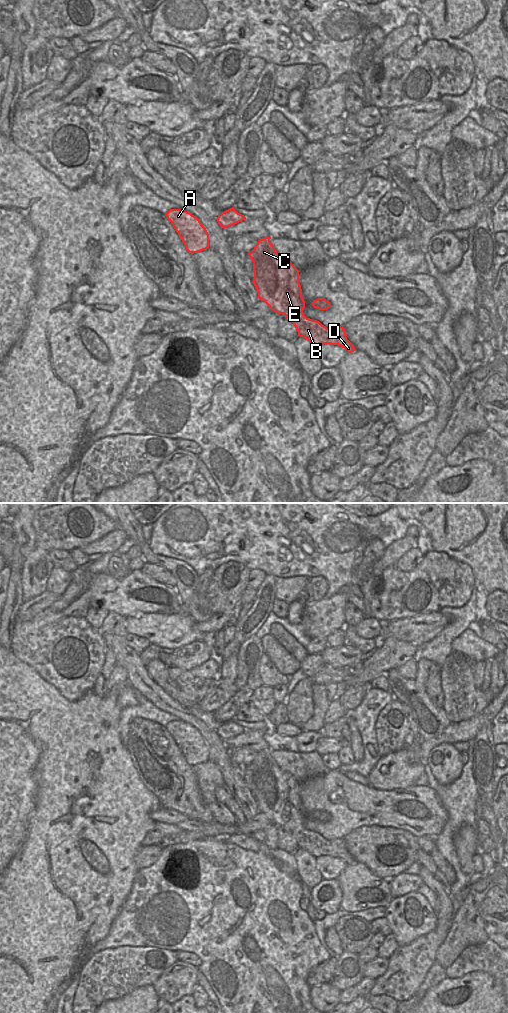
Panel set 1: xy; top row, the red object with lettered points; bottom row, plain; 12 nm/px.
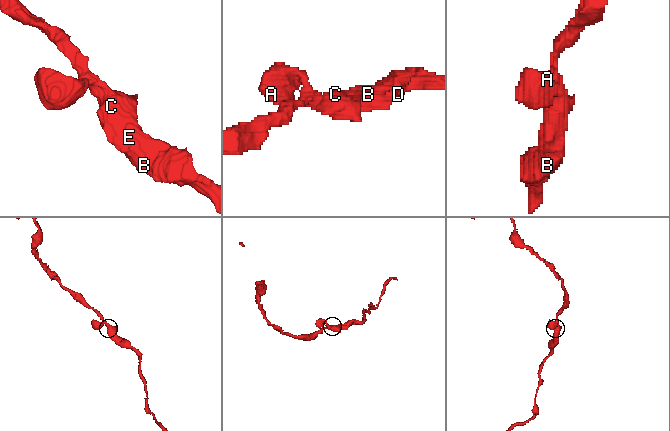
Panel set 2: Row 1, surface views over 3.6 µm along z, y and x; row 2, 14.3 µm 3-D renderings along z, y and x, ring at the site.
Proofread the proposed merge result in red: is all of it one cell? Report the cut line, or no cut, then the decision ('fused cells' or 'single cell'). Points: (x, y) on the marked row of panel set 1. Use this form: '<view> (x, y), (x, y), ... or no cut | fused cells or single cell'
no cut | single cell

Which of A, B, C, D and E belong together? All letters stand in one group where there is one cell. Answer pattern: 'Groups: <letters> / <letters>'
Groups: A B C D E

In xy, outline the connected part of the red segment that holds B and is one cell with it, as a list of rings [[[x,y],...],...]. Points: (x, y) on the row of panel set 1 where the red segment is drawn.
[[[271,237],[258,240],[254,249],[248,253],[253,262],[253,284],[258,298],[269,308],[284,314],[295,326],[298,336],[315,346],[319,344],[338,345],[347,353],[356,351],[347,339],[343,326],[327,328],[317,320],[307,318],[303,310],[305,301],[299,283],[299,270],[289,261],[282,259],[270,242]]]

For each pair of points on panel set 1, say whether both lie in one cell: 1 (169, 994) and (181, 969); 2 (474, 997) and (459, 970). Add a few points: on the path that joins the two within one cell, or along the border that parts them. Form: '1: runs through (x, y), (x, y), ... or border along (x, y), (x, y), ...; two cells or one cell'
1: runs through (171, 988), (181, 975); one cell
2: border along (485, 972), (468, 972), (460, 977), (447, 978); two cells

